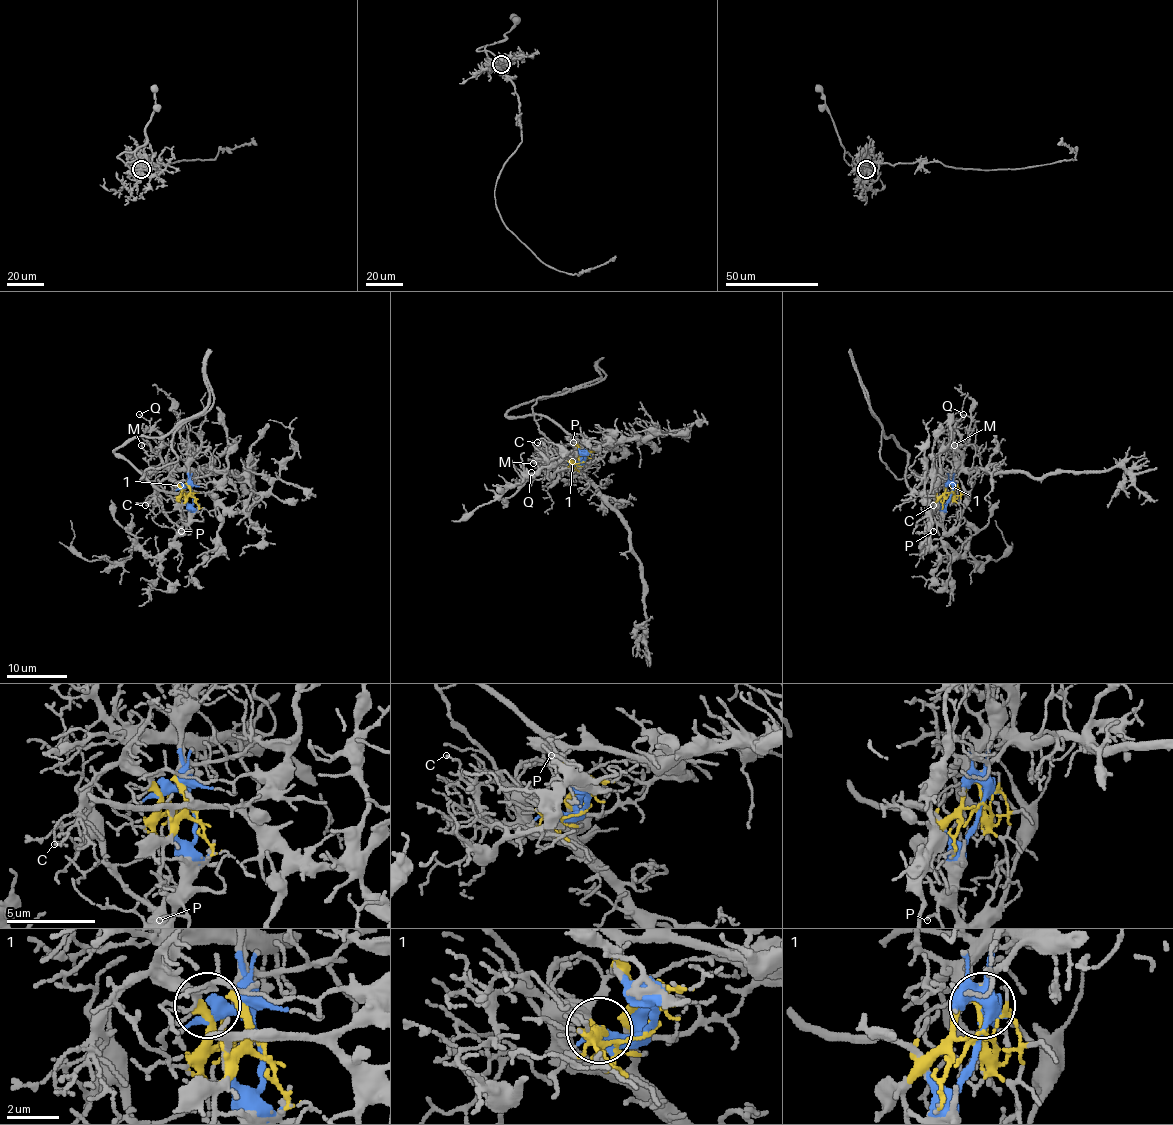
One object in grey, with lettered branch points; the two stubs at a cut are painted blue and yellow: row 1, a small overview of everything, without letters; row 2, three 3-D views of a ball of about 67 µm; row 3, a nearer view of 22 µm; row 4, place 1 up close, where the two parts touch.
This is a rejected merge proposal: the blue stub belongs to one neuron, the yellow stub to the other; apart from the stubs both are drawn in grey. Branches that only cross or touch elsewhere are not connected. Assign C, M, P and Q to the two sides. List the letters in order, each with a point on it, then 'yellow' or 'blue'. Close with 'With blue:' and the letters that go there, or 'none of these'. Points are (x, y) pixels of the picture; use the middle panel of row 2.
C: at (537, 442); yellow
M: at (533, 463); yellow
P: at (573, 442); blue
Q: at (531, 472); yellow
With blue: P

